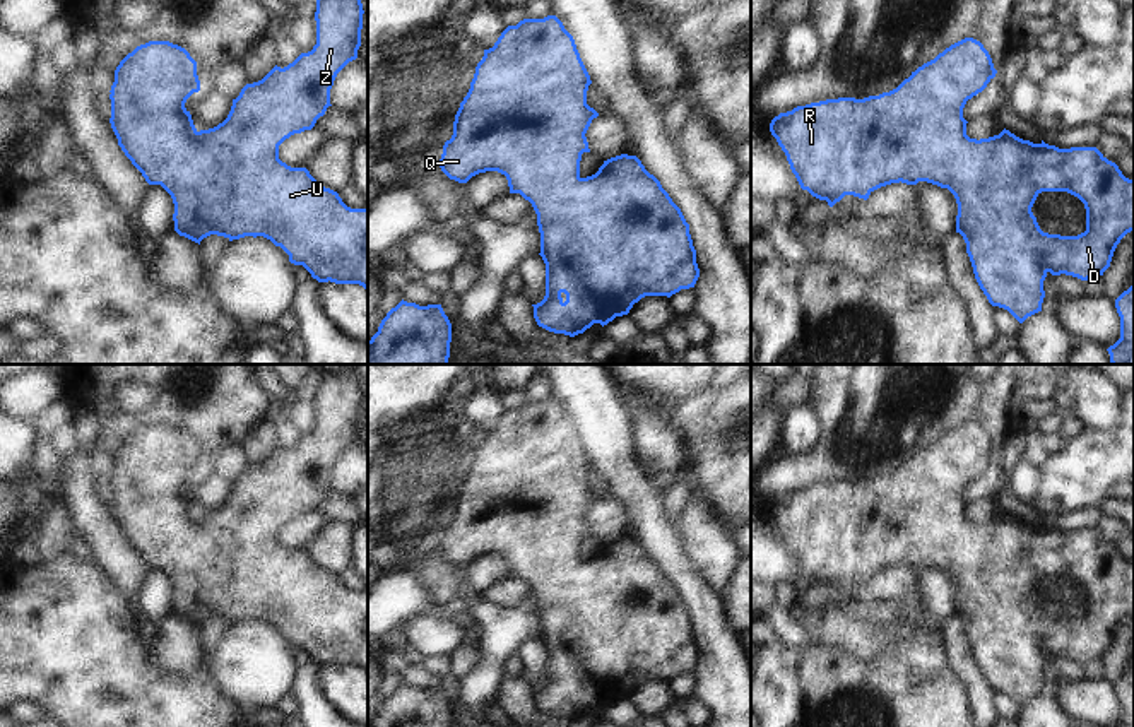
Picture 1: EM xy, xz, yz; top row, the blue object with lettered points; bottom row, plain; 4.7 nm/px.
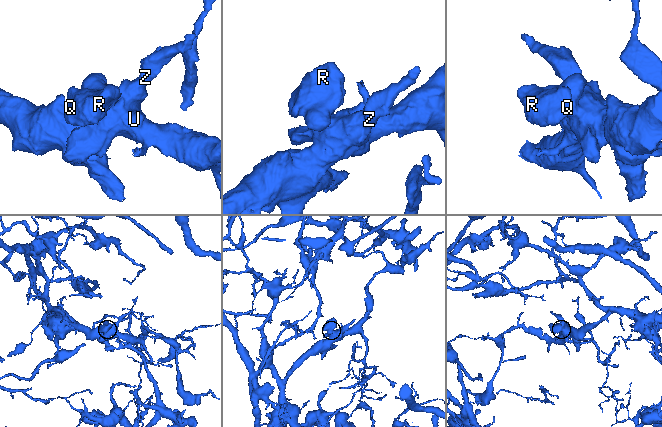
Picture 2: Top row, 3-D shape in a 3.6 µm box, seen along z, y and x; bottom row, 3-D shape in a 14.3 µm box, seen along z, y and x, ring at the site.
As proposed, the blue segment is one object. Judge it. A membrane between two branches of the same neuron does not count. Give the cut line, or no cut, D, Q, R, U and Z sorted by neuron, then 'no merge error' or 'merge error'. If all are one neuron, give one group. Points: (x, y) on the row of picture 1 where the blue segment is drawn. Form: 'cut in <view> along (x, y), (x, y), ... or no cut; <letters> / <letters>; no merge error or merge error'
no cut; D Q R U Z; no merge error

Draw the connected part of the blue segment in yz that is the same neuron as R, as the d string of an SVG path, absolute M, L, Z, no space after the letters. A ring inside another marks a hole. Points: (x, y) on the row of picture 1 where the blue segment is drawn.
M965 38L889 92L797 106L775 116L770 132L800 188L830 207L845 195L867 200L874 190L900 181L948 188L958 204L956 233L966 243L980 289L992 306L1007 310L1023 323L1042 311L1048 272L1088 281L1110 267L1117 245L1134 231L1134 180L1125 178L1096 147L1059 149L1043 140L1033 144L1006 128L989 139L970 139L963 108L995 74L983 44ZM1042 192L1078 197L1086 209L1086 231L1078 236L1043 233L1031 212Z

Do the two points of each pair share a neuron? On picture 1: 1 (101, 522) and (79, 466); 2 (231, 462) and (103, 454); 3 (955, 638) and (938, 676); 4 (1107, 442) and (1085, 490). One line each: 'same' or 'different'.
1: same
2: different
3: different
4: same

